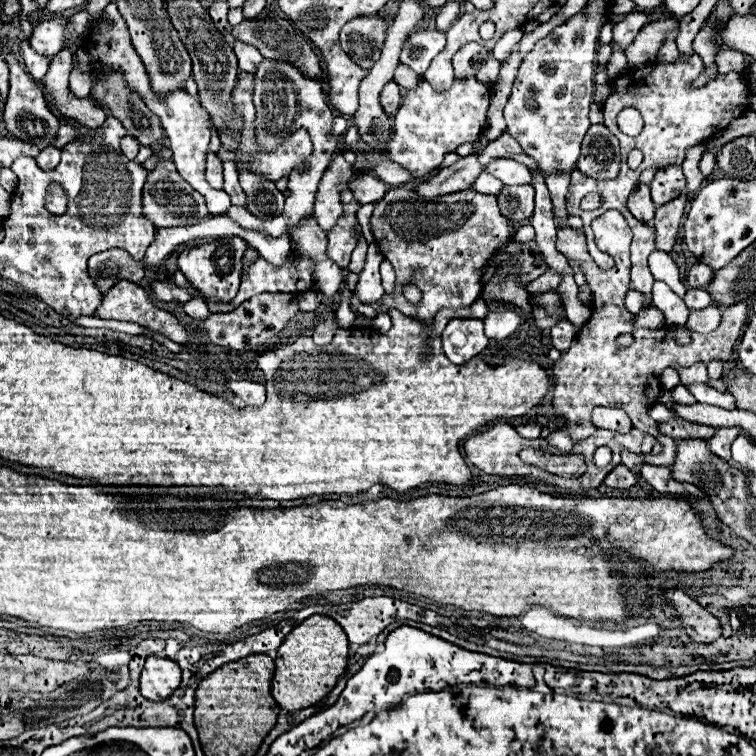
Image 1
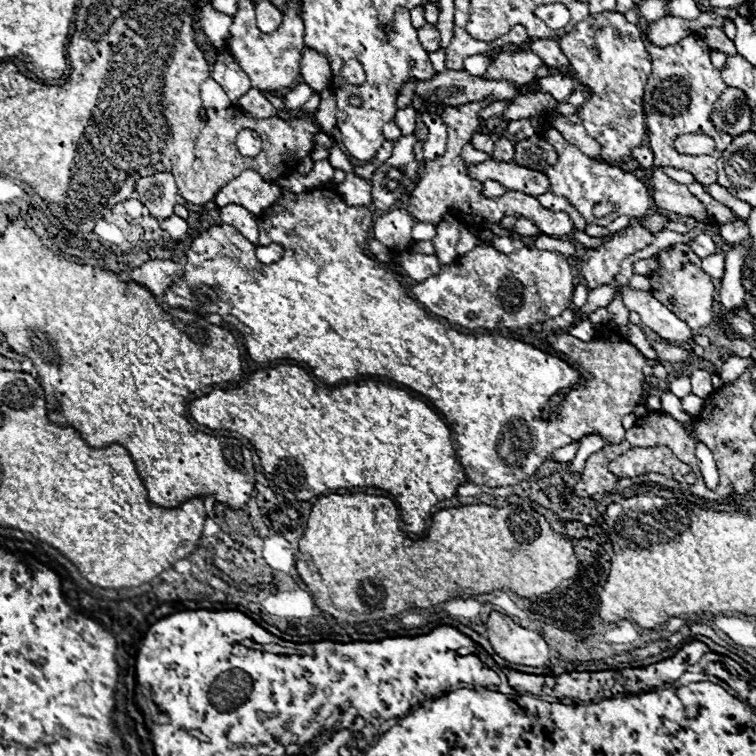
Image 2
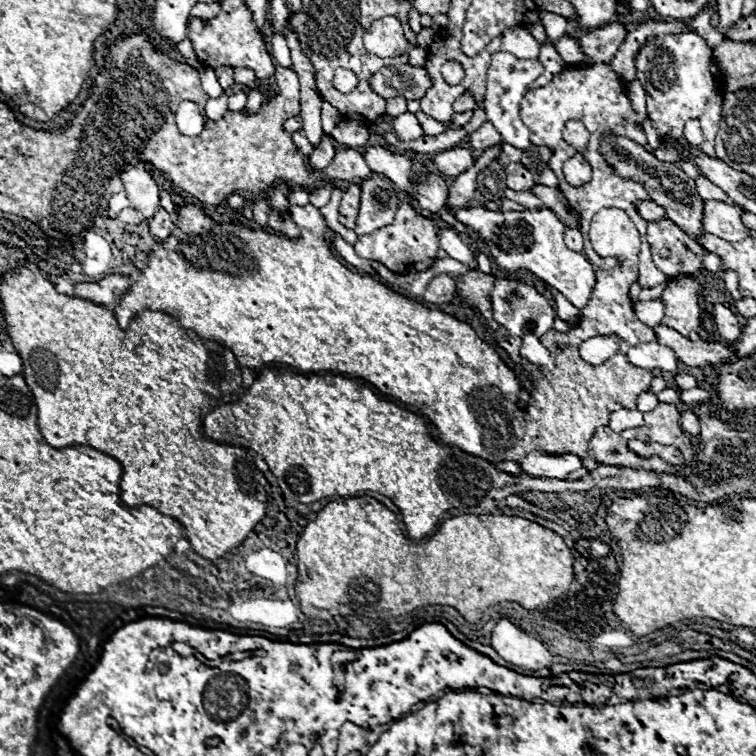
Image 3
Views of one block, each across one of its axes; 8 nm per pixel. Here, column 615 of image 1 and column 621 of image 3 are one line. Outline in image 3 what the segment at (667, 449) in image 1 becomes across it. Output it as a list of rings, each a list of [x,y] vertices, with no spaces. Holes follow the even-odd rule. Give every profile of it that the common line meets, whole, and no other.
[[[308,204],[304,208],[314,208],[314,218],[320,220],[318,224],[318,230],[314,230],[314,238],[312,242],[308,242],[306,238],[298,236],[298,238],[280,238],[280,236],[274,236],[274,234],[268,234],[268,232],[254,232],[250,228],[242,228],[242,226],[234,226],[234,224],[216,224],[214,220],[206,218],[196,206],[184,206],[178,210],[178,222],[176,222],[176,228],[172,230],[172,234],[168,236],[166,242],[162,242],[158,246],[158,250],[152,252],[152,256],[148,258],[148,266],[140,272],[140,276],[136,278],[134,286],[120,298],[120,302],[116,304],[114,312],[116,312],[116,318],[118,318],[118,324],[122,328],[126,328],[130,324],[130,320],[136,316],[136,312],[140,310],[162,310],[170,316],[174,316],[184,328],[188,330],[194,330],[196,334],[200,334],[202,338],[208,338],[208,340],[216,340],[216,342],[222,342],[224,346],[228,346],[236,360],[250,368],[250,370],[260,370],[264,364],[270,364],[270,362],[284,362],[288,366],[294,366],[302,372],[318,372],[318,370],[338,370],[338,372],[346,372],[348,376],[358,376],[358,378],[364,378],[368,380],[370,384],[374,384],[380,392],[392,396],[392,398],[398,398],[400,402],[404,404],[414,404],[418,406],[426,416],[428,420],[438,428],[440,432],[440,440],[446,442],[446,444],[452,444],[456,448],[460,448],[462,452],[466,454],[472,454],[472,456],[478,456],[478,458],[484,458],[492,464],[496,462],[504,462],[504,460],[512,460],[512,462],[520,462],[524,456],[532,454],[532,452],[548,452],[548,454],[576,454],[582,458],[582,464],[588,468],[588,470],[594,470],[598,468],[600,464],[596,460],[592,460],[586,450],[588,450],[588,440],[590,436],[594,434],[594,430],[598,426],[608,426],[608,418],[612,412],[620,410],[620,408],[628,408],[628,410],[634,410],[636,408],[636,398],[640,392],[644,392],[648,386],[650,386],[650,380],[654,378],[654,374],[646,368],[634,368],[634,364],[630,364],[626,352],[630,350],[630,346],[642,342],[642,340],[656,340],[656,334],[654,334],[654,328],[646,326],[644,322],[640,322],[634,314],[634,308],[632,308],[632,300],[628,296],[628,286],[630,282],[636,280],[638,276],[638,250],[640,250],[640,234],[634,226],[634,222],[622,212],[622,210],[616,210],[616,208],[604,208],[600,210],[594,220],[592,220],[592,226],[590,226],[590,240],[592,240],[592,246],[596,253],[602,257],[618,257],[622,256],[624,264],[614,268],[614,270],[596,270],[596,286],[592,288],[592,294],[587,305],[580,311],[580,322],[574,330],[570,332],[558,332],[554,328],[550,328],[544,336],[540,336],[540,344],[544,344],[548,350],[556,352],[556,376],[550,376],[550,378],[544,378],[540,376],[538,372],[532,372],[532,378],[534,378],[534,388],[530,390],[530,402],[528,402],[528,408],[526,408],[526,414],[532,418],[530,420],[530,432],[526,432],[526,414],[518,408],[518,394],[522,390],[522,382],[518,380],[518,376],[502,362],[502,358],[498,356],[498,352],[494,350],[494,346],[486,344],[482,338],[478,338],[478,334],[472,330],[470,324],[466,322],[456,320],[454,316],[450,314],[444,314],[440,310],[428,310],[426,306],[410,300],[410,298],[404,298],[402,294],[398,292],[392,292],[390,288],[384,284],[374,280],[369,275],[361,275],[357,272],[348,270],[344,264],[340,264],[340,260],[332,254],[330,250],[330,244],[326,242],[326,222],[320,214],[320,208]],[[616,334],[620,338],[620,348],[618,352],[608,358],[604,364],[600,366],[594,366],[594,364],[588,364],[580,358],[578,354],[578,346],[588,340],[588,338],[594,338],[594,336],[612,336]]]

